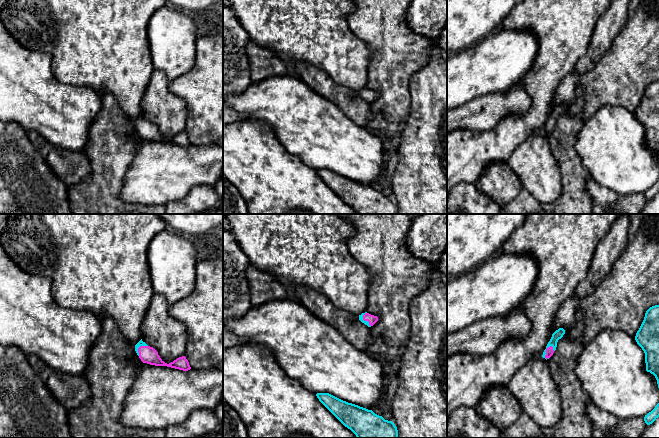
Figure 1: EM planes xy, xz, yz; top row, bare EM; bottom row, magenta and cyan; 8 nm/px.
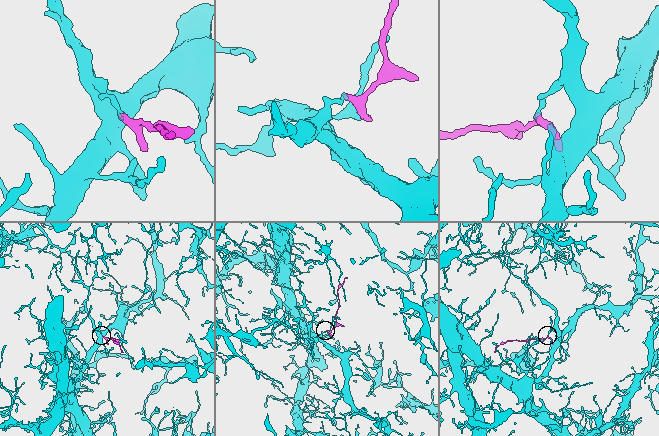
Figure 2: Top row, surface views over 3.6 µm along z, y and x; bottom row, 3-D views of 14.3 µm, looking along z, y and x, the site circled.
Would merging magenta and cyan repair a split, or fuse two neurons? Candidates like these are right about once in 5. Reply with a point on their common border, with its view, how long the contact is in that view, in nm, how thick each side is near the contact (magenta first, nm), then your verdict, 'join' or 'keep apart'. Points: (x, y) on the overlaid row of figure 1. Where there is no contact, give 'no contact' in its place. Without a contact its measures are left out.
yz (546, 352) | 130 nm | 60/80 nm | join

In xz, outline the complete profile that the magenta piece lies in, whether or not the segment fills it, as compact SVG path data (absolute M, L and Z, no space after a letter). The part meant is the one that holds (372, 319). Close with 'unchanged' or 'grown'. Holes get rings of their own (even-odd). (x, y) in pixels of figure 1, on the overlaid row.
M365 312L359 315L359 320L368 327L371 327L378 321L378 317Z; grown

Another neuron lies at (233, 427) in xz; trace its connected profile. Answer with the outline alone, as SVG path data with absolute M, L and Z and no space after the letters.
M223 399L223 438L248 438L247 430L236 411Z

